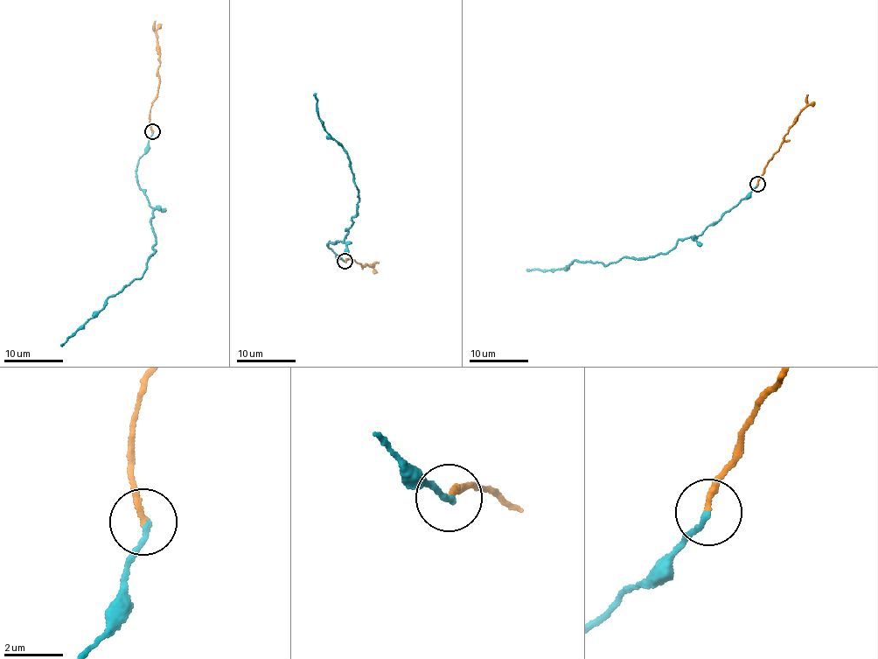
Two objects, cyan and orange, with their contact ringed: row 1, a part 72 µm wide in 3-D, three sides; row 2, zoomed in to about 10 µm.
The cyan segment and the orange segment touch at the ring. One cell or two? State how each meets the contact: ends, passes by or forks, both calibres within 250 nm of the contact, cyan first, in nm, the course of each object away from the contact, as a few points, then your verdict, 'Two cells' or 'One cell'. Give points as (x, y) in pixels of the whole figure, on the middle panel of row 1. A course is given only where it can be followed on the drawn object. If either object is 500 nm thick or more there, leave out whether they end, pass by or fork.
At the ring cyan ends. At the ring orange ends. Thickness 180 nm (cyan) against 180 nm. Course of cyan: (346, 262), (327, 245), (343, 241), (356, 214), (358, 187), (345, 149), (324, 129), (313, 94). Course of orange: (344, 261), (351, 257), (363, 266), (377, 262). One cell

